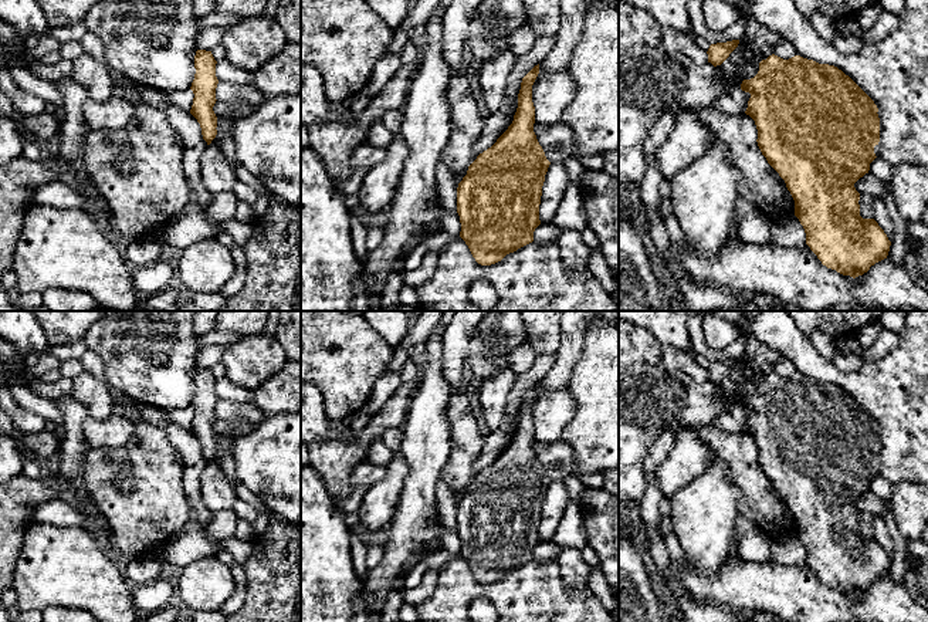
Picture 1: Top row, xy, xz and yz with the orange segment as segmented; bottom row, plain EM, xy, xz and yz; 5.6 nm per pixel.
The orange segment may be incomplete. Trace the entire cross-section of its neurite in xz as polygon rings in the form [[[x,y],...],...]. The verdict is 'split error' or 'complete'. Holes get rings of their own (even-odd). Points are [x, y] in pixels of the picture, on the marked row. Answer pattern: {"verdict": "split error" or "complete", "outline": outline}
{"verdict": "complete", "outline": [[[539,64],[522,78],[512,124],[491,148],[477,156],[457,187],[460,237],[481,266],[495,264],[507,254],[532,243],[534,231],[541,224],[542,186],[551,162],[534,132],[532,85],[538,74]]]}

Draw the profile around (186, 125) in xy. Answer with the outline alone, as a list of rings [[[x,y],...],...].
[[[167,104],[163,111],[172,126],[183,139],[183,168],[186,179],[192,189],[193,202],[203,210],[213,200],[214,195],[204,187],[200,176],[200,160],[207,148],[200,124],[190,112],[180,109],[173,104]]]

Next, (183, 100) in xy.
[[[189,88],[189,89],[184,89],[184,91],[172,94],[172,95],[166,95],[166,97],[162,97],[162,98],[166,99],[167,104],[173,104],[173,105],[179,107],[180,109],[190,112],[194,94]]]

